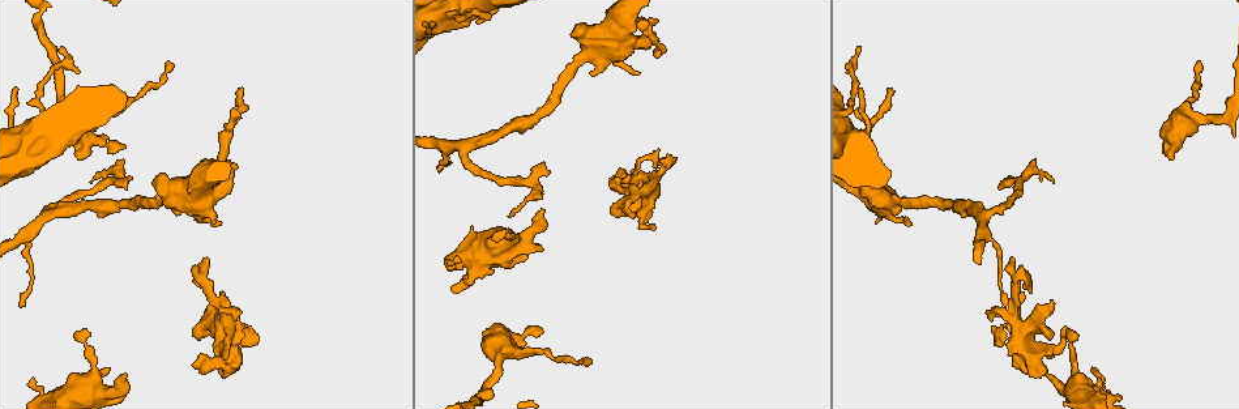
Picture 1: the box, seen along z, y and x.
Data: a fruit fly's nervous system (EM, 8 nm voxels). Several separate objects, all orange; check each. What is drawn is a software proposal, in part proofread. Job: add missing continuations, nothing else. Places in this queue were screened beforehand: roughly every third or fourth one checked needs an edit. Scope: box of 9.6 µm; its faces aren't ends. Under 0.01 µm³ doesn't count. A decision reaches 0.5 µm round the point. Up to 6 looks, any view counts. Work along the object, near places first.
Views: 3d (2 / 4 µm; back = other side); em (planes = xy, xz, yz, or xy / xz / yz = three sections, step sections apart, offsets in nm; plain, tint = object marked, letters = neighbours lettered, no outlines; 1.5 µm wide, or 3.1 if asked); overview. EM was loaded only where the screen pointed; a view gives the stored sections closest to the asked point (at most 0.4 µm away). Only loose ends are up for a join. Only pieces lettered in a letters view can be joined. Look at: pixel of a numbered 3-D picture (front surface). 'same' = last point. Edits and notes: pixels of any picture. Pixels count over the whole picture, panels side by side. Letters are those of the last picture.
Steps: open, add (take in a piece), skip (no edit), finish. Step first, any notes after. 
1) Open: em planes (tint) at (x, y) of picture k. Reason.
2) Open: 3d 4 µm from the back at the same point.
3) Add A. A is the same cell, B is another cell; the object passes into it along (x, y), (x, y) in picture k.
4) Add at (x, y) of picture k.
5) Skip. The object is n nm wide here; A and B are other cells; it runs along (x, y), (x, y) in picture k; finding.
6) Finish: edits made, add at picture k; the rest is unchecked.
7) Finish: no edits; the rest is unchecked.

Open: 3d 2 µm at (541, 331) of picture 1. Branch stops here.

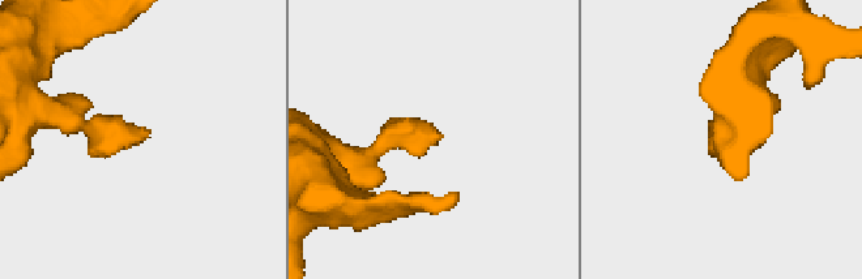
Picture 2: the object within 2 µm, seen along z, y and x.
Open: em planes (letters) at (438, 130) of picture 2.

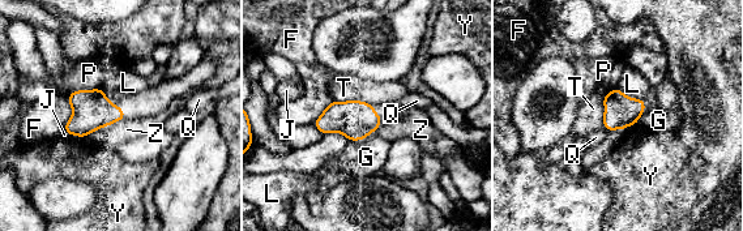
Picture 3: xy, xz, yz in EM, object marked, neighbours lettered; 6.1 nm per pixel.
Skip. The object is 160 nm wide here; F, G, J, L, P, Q, T, Y and Z are other cells; a border runs along (123, 118), (102, 128) in picture 3; none of them fits.

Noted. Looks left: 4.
Open: 3d 4 µm at (1199, 62) of picture 1. Tapers out.

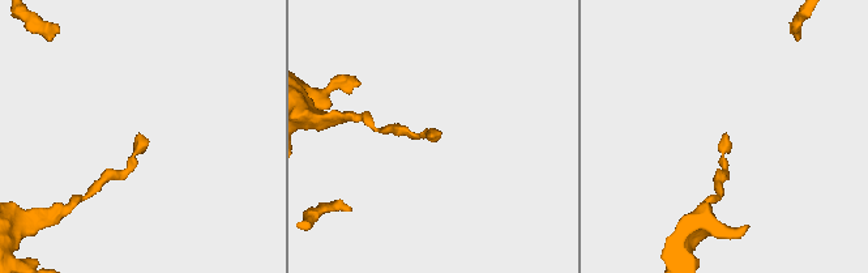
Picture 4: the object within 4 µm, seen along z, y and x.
Open: em planes (plain) at (429, 136) of picture 4. Need the tissue.

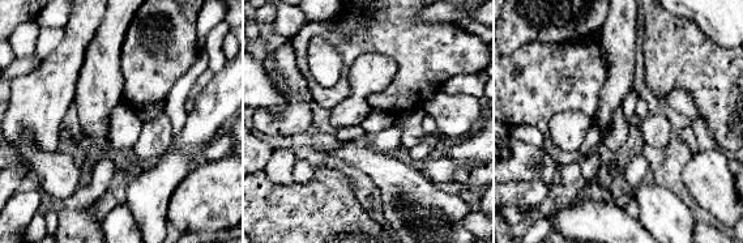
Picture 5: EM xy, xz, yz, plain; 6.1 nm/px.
Open: em planes (letters) at the same point.

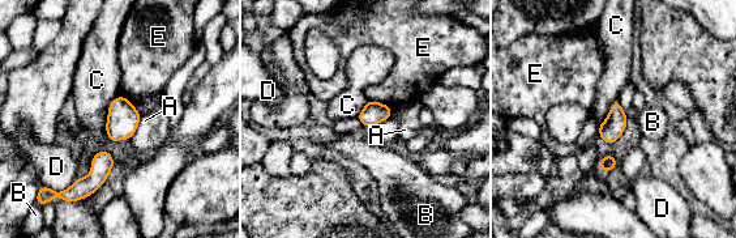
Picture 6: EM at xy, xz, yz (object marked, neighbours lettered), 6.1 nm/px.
Skip. A, B, C, D and E are other cells; a border runs along (119, 94), (108, 106), (105, 131) in picture 6; no lettered piece goes on from it.

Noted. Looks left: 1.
Finish: no edits; the rest is unchecked.

